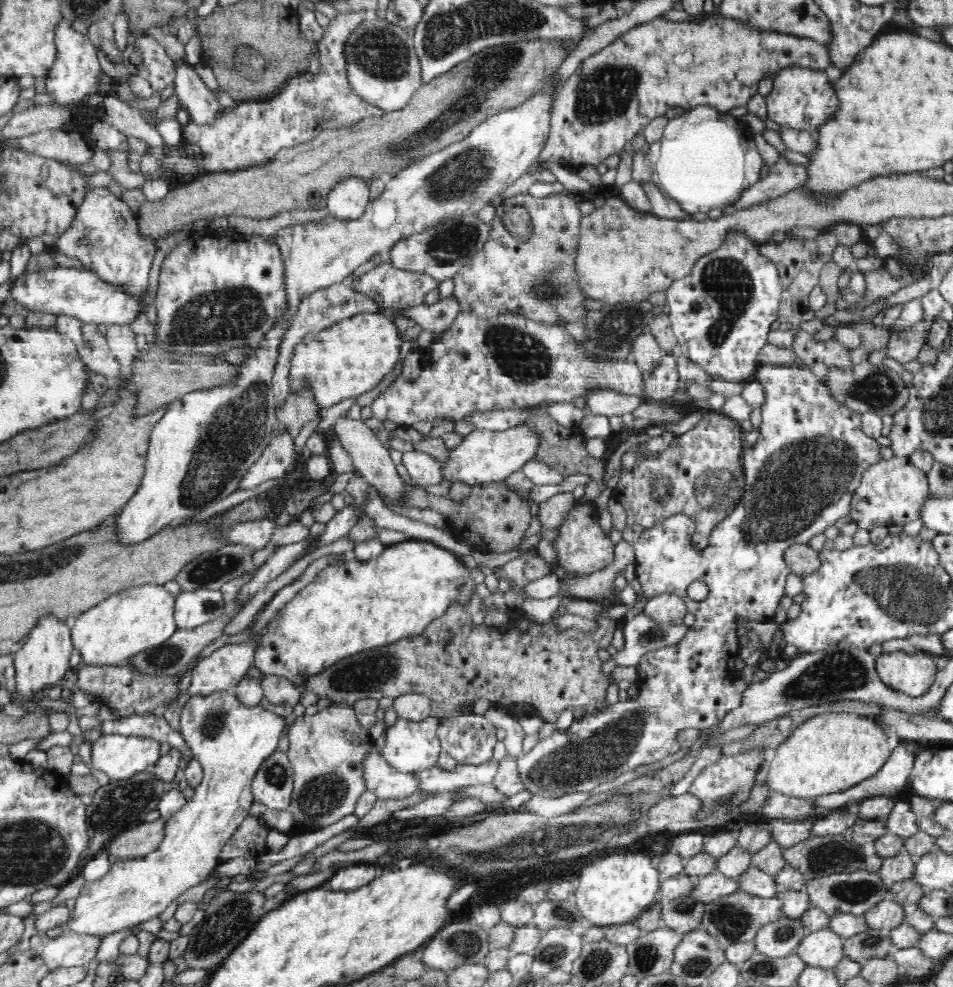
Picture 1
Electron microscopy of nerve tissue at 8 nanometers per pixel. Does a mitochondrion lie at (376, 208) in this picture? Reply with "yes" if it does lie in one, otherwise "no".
no

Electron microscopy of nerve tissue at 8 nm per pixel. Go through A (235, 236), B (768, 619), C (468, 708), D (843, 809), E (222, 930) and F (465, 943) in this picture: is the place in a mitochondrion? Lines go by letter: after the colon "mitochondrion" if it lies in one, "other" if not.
A: other
B: other
C: other
D: other
E: mitochondrion
F: mitochondrion

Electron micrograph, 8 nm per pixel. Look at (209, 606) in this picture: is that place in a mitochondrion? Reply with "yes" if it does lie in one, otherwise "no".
yes

